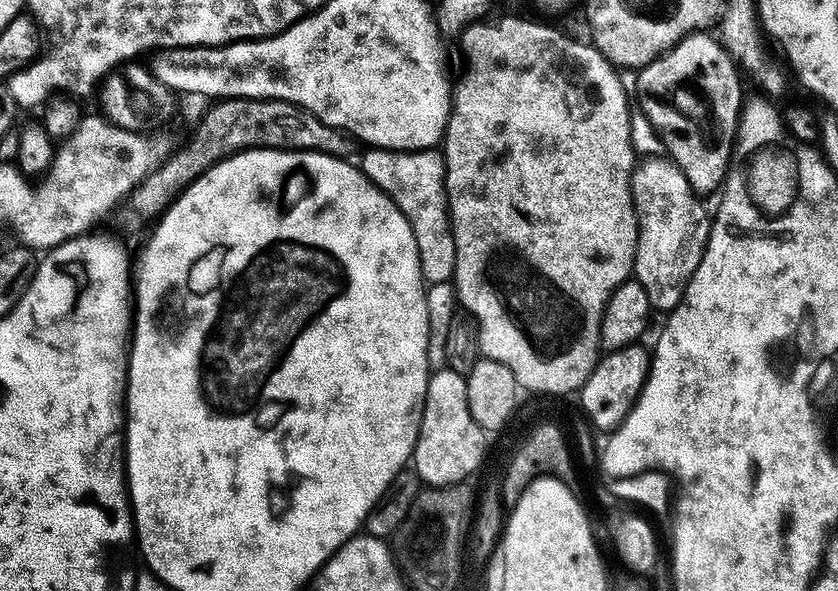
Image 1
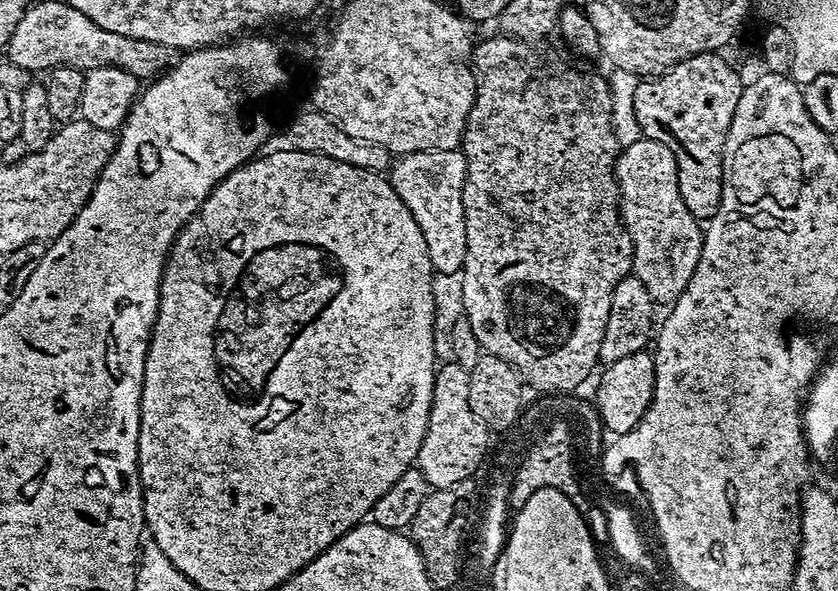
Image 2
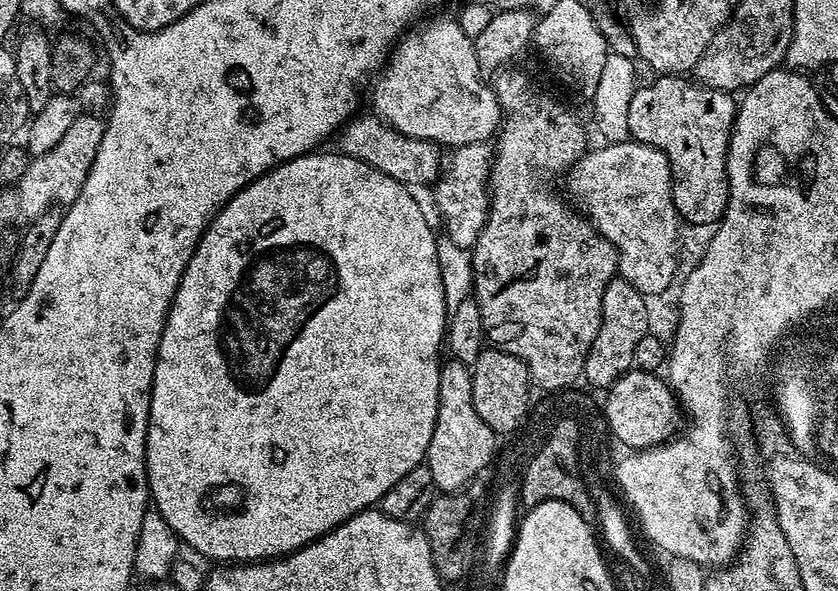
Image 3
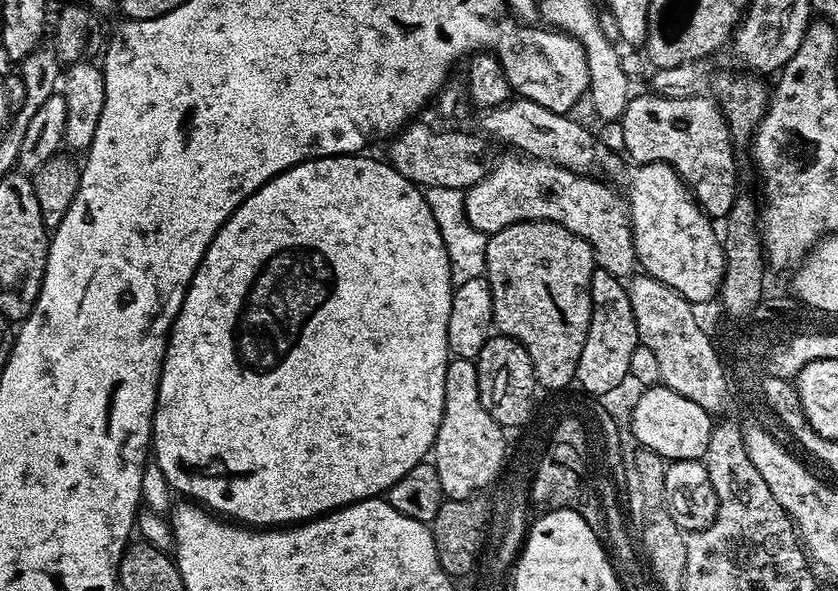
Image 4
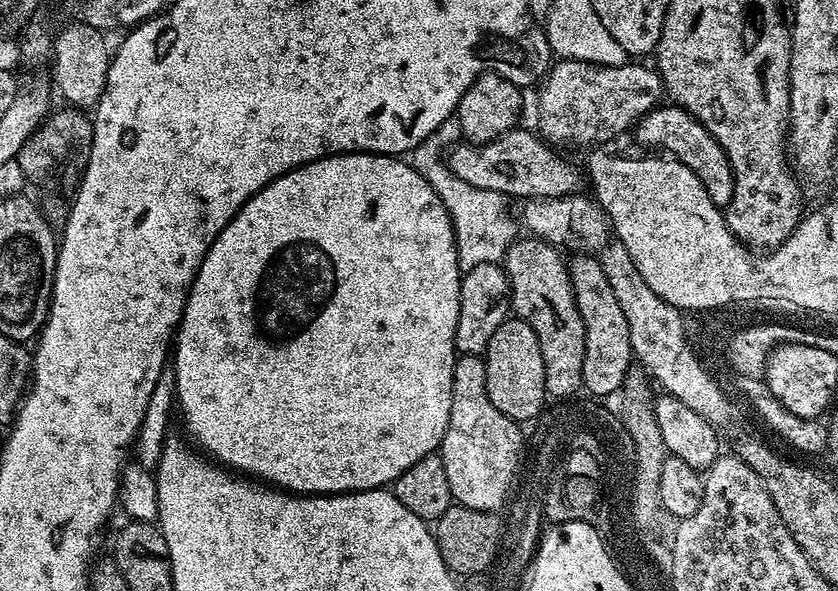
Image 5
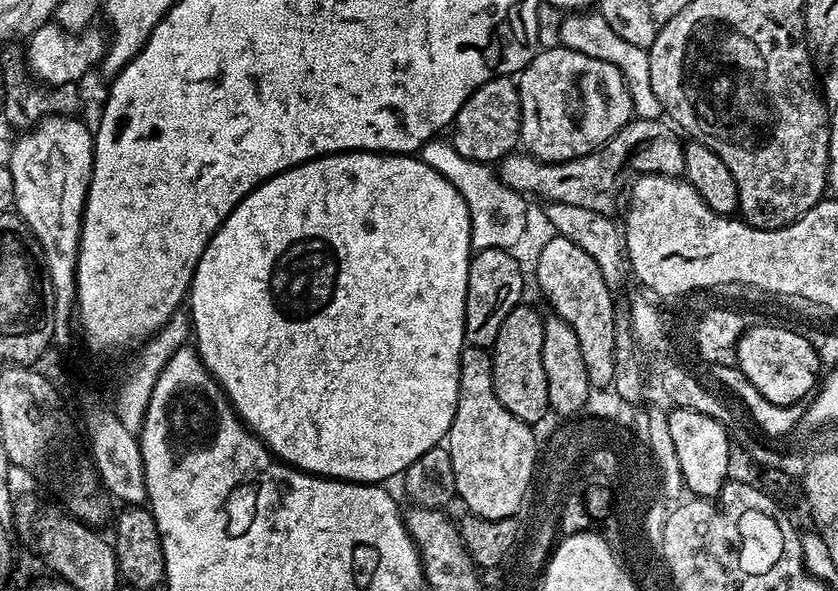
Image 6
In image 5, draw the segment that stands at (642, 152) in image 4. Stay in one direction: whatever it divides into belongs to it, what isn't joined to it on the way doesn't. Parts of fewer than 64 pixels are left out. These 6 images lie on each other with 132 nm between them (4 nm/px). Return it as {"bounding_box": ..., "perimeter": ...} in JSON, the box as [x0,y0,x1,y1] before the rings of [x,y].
{"bounding_box":[635,106,734,209],"perimeter":[[[657,106],[640,117],[635,129],[637,142],[661,144],[668,151],[665,153],[671,154],[675,159],[681,160],[687,168],[694,170],[702,186],[706,186],[706,194],[710,194],[717,208],[727,209],[730,198],[734,198],[734,174],[722,146],[718,146],[718,142],[706,130],[706,126],[699,124],[685,108],[664,107]]]}

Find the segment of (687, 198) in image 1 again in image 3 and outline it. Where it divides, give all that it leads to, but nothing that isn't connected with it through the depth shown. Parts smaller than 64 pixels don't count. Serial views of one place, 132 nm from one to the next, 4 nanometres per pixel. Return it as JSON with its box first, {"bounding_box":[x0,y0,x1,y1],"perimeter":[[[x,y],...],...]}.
{"bounding_box":[574,138,682,297],"perimeter":[[[631,138],[619,144],[605,143],[601,147],[593,152],[592,149],[585,151],[574,165],[575,203],[586,213],[592,227],[616,247],[619,279],[630,282],[630,286],[634,286],[634,290],[645,297],[667,293],[667,288],[676,276],[676,255],[680,252],[680,228],[682,229],[682,221],[677,216],[672,201],[670,162],[666,154],[662,154],[662,150],[651,148],[648,144],[638,144]]]}

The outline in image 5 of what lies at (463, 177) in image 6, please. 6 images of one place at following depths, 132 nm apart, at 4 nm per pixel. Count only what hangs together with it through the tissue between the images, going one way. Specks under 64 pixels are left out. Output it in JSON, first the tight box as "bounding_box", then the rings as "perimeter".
{"bounding_box":[410,115,520,271],"perimeter":[[[453,115],[432,131],[410,154],[410,163],[426,182],[442,198],[443,205],[451,216],[455,230],[456,253],[461,271],[468,271],[483,262],[499,263],[507,255],[508,248],[515,243],[520,231],[508,210],[507,199],[498,191],[483,190],[462,181],[449,170],[444,151],[461,141],[461,120]]]}

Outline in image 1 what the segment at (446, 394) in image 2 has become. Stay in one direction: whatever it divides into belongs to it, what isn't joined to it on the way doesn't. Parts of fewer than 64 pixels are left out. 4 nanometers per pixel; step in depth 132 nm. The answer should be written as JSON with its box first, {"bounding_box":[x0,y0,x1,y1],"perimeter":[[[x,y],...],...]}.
{"bounding_box":[411,367,484,485],"perimeter":[[[450,367],[431,373],[426,386],[422,422],[411,458],[416,475],[425,485],[450,485],[456,483],[456,476],[464,476],[464,472],[472,472],[472,468],[476,468],[480,448],[484,448],[476,428],[470,414],[470,402],[466,402],[466,378]]]}

